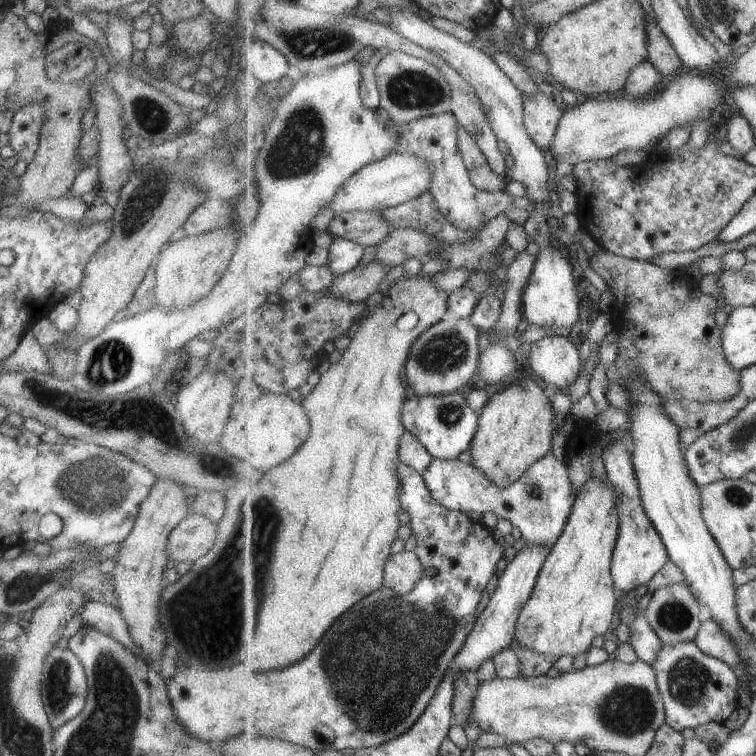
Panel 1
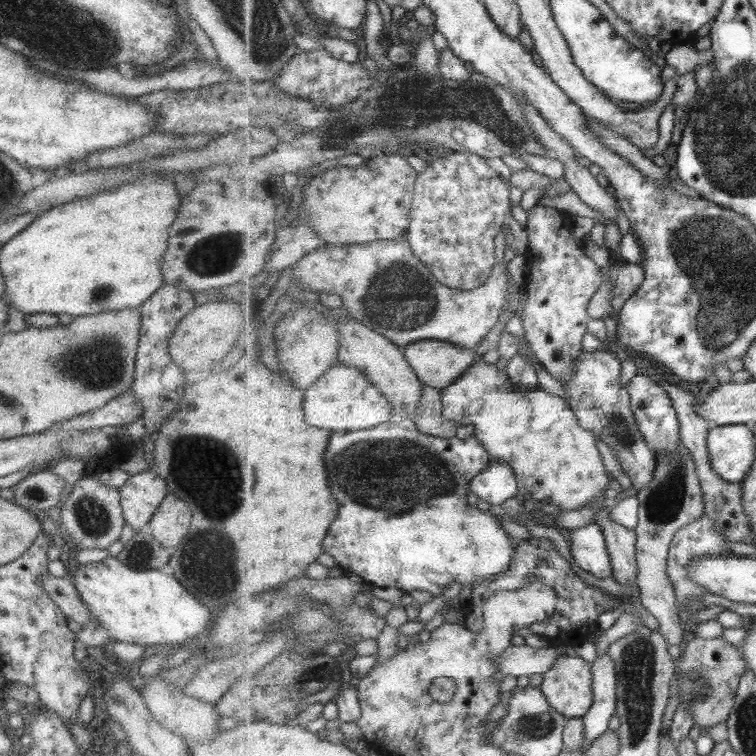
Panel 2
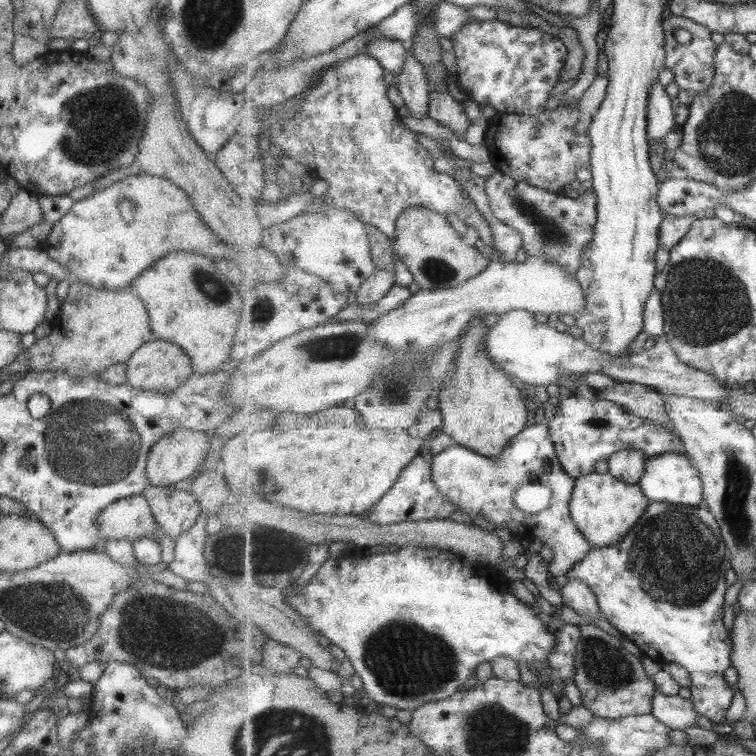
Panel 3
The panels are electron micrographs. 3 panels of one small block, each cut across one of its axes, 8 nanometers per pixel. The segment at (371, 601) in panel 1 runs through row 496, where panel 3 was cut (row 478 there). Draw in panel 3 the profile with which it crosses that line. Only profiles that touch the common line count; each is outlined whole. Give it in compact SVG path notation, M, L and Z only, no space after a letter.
M423 451L407 465L397 484L369 512L369 519L377 525L391 525L409 520L449 519L449 514L457 510L458 506L442 493L434 481L434 454Z

